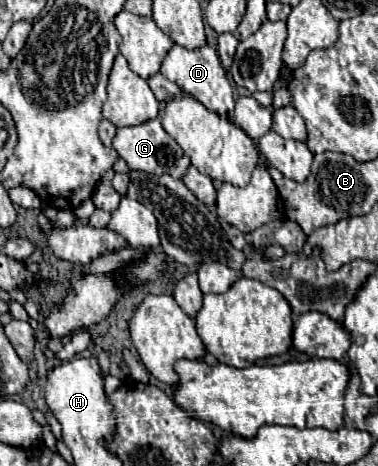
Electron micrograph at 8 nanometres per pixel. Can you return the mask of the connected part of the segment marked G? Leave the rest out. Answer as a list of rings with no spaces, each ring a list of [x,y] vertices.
[[[161,116],[155,120],[143,122],[139,126],[127,126],[117,128],[117,136],[113,140],[113,148],[119,152],[119,156],[127,162],[131,170],[143,170],[147,174],[171,174],[173,178],[183,178],[185,170],[191,166],[189,156],[181,150],[181,146],[163,130]]]

